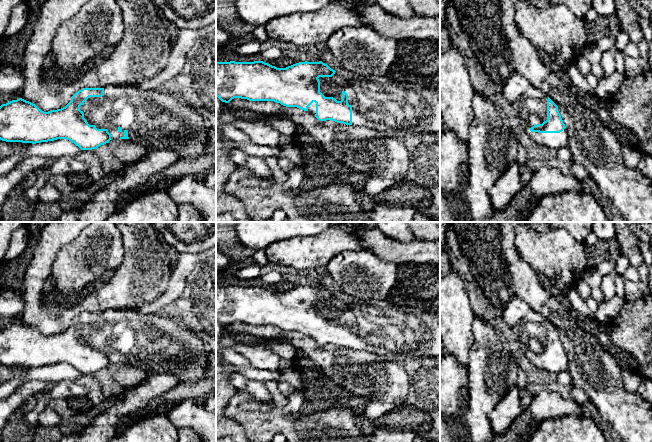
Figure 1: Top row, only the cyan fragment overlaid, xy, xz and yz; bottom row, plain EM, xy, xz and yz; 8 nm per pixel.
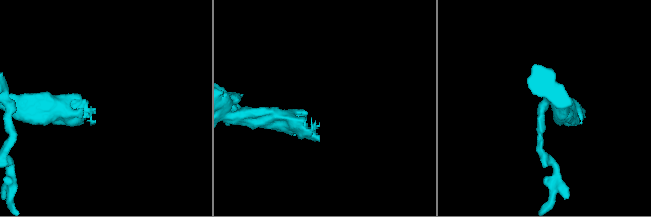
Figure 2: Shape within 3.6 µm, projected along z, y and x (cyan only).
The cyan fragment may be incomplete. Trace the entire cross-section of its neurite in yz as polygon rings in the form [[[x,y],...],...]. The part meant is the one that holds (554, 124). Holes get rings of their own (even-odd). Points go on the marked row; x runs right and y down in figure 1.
[[[529,85],[521,97],[512,103],[517,124],[536,143],[555,150],[568,146],[569,136],[558,106],[541,90]]]

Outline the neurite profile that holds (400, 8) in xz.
[[[373,0],[385,12],[402,18],[412,17],[414,11],[408,0]]]

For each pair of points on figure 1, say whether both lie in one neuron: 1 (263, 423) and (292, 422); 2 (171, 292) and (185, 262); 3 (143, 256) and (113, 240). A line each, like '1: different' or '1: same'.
1: same
2: same
3: different

